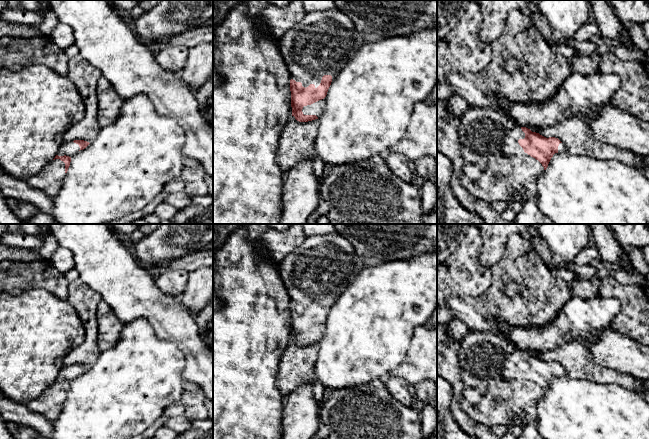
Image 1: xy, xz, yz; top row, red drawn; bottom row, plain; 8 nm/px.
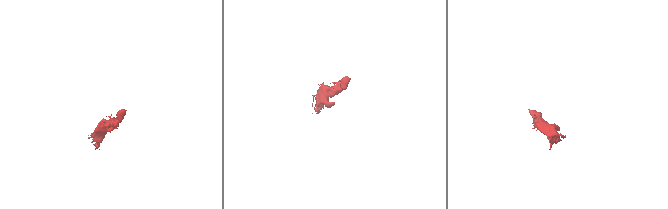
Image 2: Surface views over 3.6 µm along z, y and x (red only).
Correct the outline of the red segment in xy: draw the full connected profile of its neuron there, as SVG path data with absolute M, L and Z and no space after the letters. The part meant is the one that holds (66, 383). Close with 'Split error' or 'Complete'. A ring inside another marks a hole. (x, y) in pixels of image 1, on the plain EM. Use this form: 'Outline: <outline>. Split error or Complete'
Outline: M84 364L63 366L55 382L38 398L26 405L32 411L55 421L61 413L63 403L70 390L71 381L85 373L90 367Z. Split error

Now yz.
Outline: M470 331L461 341L458 370L464 383L461 408L475 421L492 428L495 425L524 427L536 420L536 406L547 393L555 377L567 377L568 373L558 362L546 362L520 351L501 335L490 331Z. Split error

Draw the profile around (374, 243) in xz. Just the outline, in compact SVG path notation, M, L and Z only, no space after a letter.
M333 224L354 247L365 266L437 252L437 224Z

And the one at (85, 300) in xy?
M80 279L69 283L67 301L74 307L84 326L84 340L65 356L64 366L84 364L91 367L98 360L101 351L98 347L96 311L102 300L99 293Z

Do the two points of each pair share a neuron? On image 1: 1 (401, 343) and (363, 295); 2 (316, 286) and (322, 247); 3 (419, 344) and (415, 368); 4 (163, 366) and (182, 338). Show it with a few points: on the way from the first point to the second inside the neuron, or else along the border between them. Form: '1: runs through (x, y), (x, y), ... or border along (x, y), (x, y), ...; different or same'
1: runs through (389, 331), (376, 318), (375, 307); same
2: runs through (316, 276), (316, 273), (322, 267), (322, 257); same
3: runs through (419, 350), (419, 362); same
4: border along (155, 335), (169, 340), (182, 353), (185, 368); different

